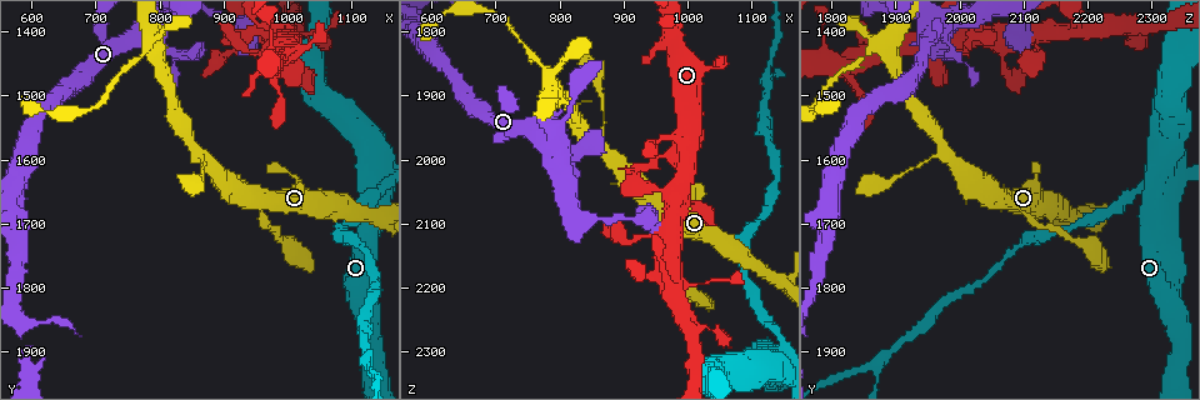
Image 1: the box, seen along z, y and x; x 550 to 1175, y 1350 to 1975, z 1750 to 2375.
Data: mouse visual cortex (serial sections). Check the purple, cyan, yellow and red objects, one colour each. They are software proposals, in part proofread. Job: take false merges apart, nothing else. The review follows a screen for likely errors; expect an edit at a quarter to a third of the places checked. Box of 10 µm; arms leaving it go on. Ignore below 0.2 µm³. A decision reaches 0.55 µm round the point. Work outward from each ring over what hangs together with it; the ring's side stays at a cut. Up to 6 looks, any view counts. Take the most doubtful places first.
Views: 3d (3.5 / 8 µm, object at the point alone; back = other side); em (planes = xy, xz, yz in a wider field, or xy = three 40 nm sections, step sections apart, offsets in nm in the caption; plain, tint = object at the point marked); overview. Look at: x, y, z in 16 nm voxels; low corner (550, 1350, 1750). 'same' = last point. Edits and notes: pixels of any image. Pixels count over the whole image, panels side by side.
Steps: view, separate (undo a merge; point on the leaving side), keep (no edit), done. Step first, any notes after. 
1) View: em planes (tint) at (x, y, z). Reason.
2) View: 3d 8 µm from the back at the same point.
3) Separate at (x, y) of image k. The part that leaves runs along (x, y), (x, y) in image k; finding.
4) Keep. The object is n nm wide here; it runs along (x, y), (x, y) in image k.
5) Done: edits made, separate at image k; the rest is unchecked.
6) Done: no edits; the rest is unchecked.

View: 3d 3.5 µm from the back at (795, 1425, 1885).

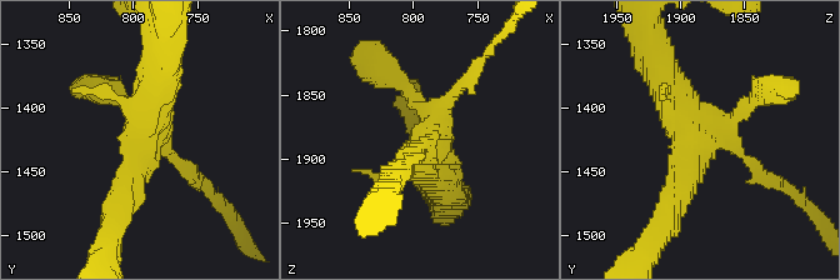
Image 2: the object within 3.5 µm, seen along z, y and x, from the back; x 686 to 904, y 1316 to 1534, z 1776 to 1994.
View: em xy step 2 (tint) at (792, 1426, 1886). Shape alone is not enough.

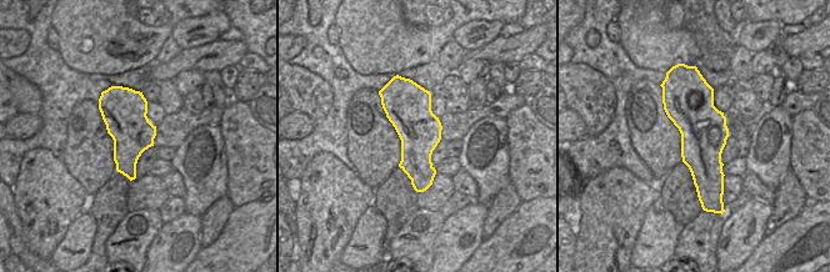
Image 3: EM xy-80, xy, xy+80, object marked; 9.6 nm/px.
View: em planes (tint) at the same point. Cut it another way.

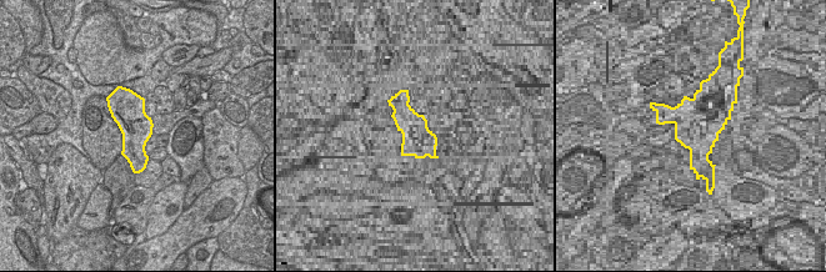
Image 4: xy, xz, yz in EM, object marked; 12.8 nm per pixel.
Keep. The object is 420 nm wide here; it runs along (398, 173), (466, 84) in image 2; continuous, no second cell.

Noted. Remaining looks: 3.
View: 3d 3.5 µm at (970, 1395, 2175).

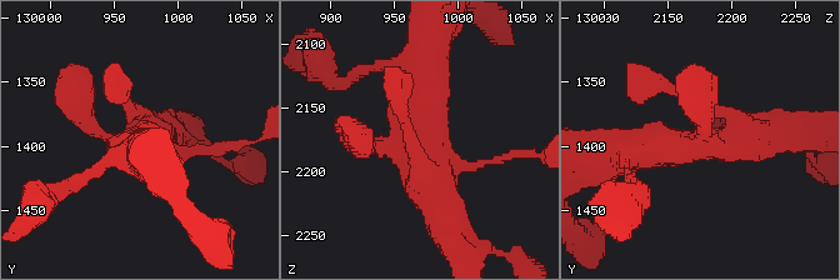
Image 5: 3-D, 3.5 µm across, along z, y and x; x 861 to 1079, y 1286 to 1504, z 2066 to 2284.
View: em xy step 2 (tint) at (974, 1400, 2178). Now the EM.

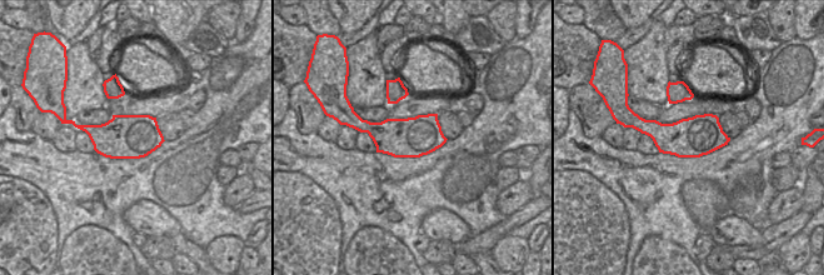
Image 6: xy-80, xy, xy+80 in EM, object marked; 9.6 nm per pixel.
View: em planes (tint) at the same point.

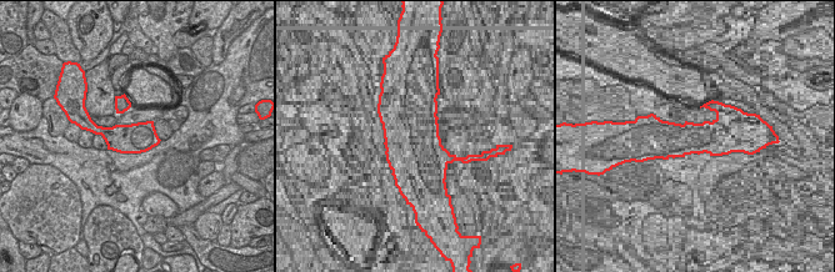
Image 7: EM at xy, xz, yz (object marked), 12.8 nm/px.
Keep. It runs along (425, 55), (425, 170), (444, 218) in image 5; all the same cell.

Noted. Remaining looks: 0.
Done: no edits; the rest is unchecked.

